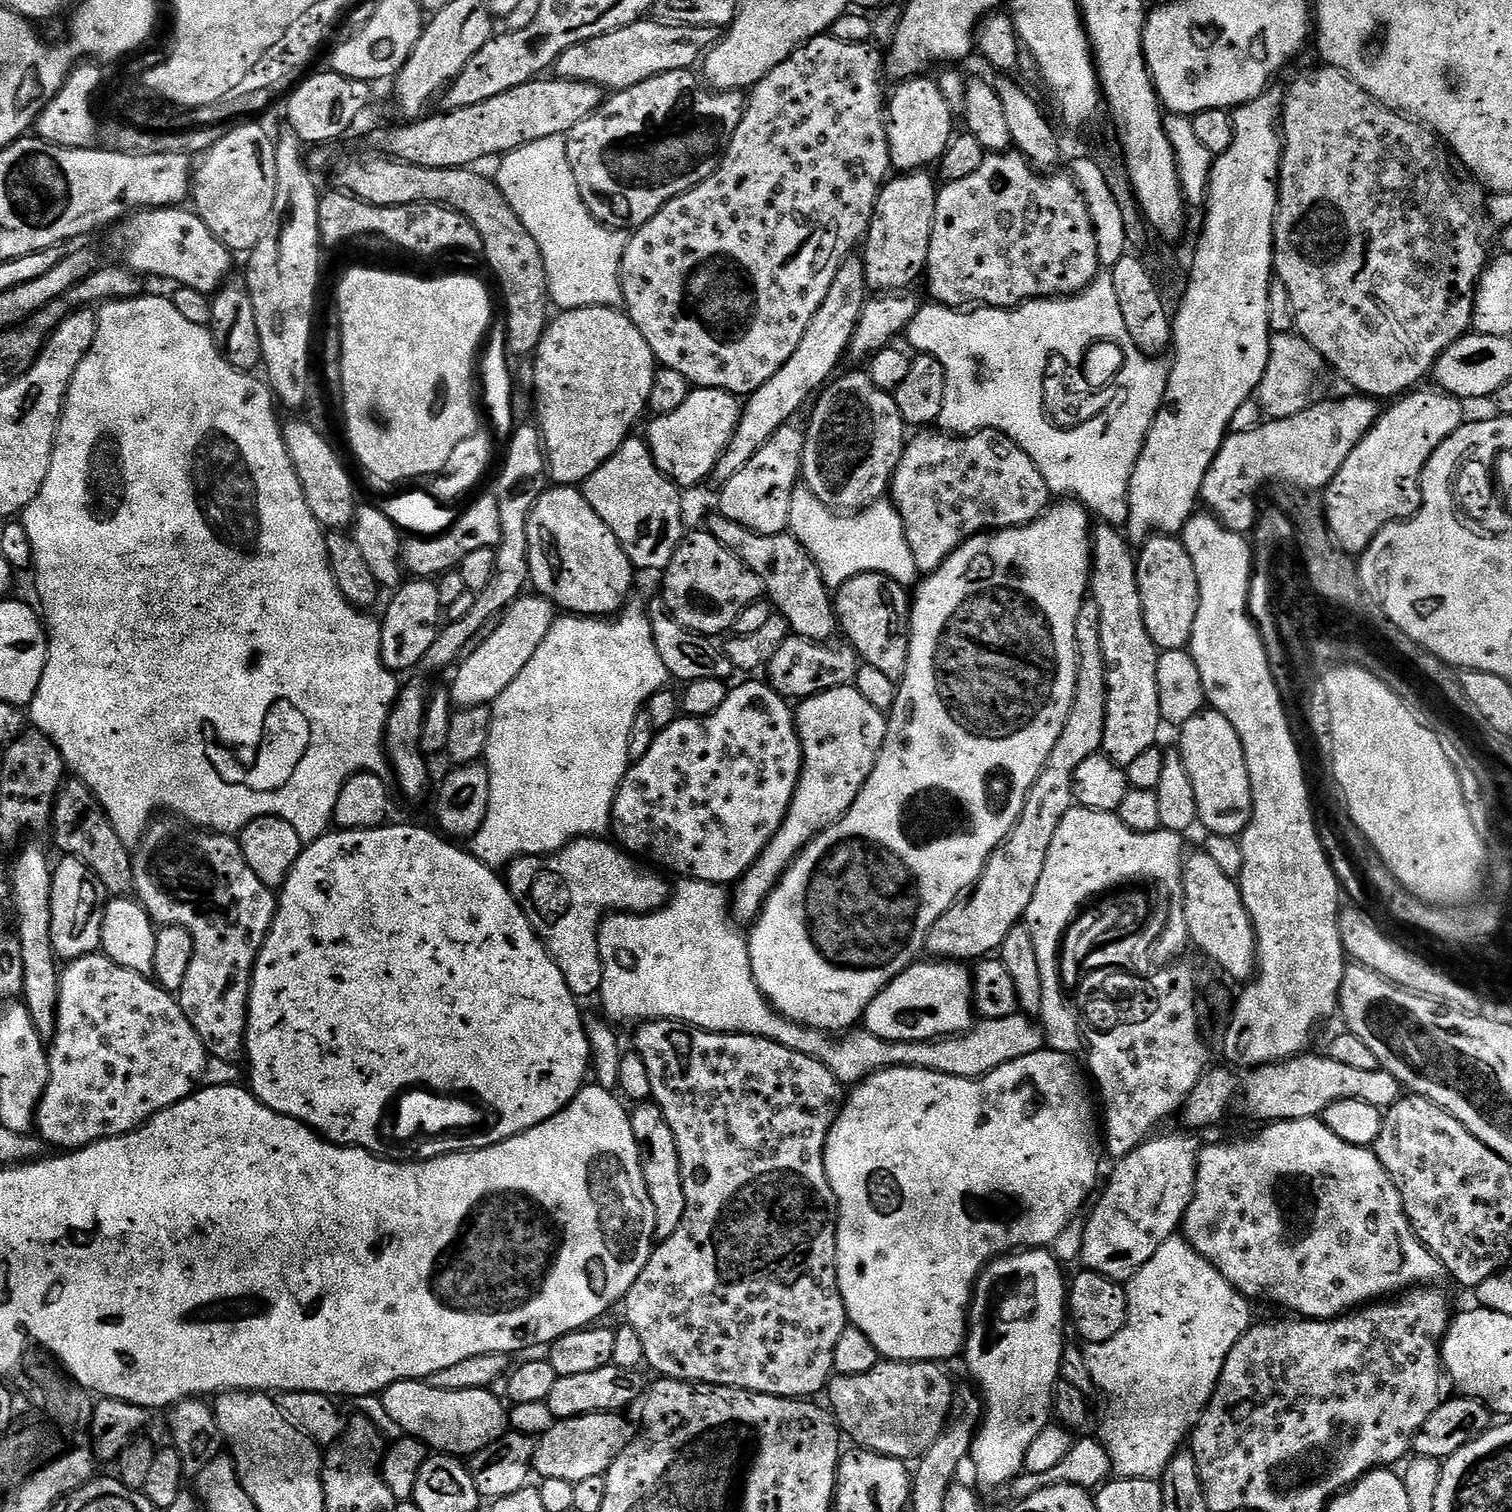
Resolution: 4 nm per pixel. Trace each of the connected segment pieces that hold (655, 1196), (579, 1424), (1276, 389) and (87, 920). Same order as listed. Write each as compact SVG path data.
M640 1102L631 1109L632 1129L640 1151L640 1165L644 1171L650 1200L654 1202L654 1218L656 1219L657 1241L670 1238L674 1230L682 1222L686 1214L686 1194L684 1182L680 1177L680 1155L674 1142L674 1134L662 1114L662 1110L654 1102Z
M595 1412L589 1416L556 1420L551 1430L539 1437L534 1461L535 1475L545 1480L562 1478L562 1482L571 1484L582 1482L582 1478L603 1476L616 1455L628 1445L630 1431L624 1418L615 1412Z
M1273 333L1266 374L1256 391L1257 401L1260 400L1269 419L1293 417L1311 405L1323 372L1326 372L1326 365L1321 355L1299 333Z
M71 854L65 855L63 859L60 865L55 865L52 873L50 934L52 949L56 951L57 957L61 961L71 962L83 956L93 955L100 948L106 896L100 887L100 880L94 870L86 866L86 862Z

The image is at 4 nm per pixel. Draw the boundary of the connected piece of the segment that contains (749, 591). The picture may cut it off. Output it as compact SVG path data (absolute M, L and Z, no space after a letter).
M707 530L689 531L685 535L676 548L674 558L670 558L668 567L663 569L663 576L662 599L668 608L668 614L688 631L699 632L701 636L709 638L719 637L719 632L724 632L727 628L728 631L735 629L736 620L741 614L765 595L764 583L760 581L758 574L747 568L733 552L726 550L726 546L722 546L722 542L718 542L718 538L714 538Z

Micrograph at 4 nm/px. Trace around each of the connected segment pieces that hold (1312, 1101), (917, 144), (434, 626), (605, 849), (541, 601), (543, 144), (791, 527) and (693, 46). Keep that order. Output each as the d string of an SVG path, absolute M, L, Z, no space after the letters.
M1301 1054L1293 1056L1291 1060L1280 1060L1277 1064L1261 1064L1259 1068L1245 1071L1241 1084L1231 1067L1209 1067L1198 1086L1188 1095L1182 1109L1182 1117L1189 1124L1187 1127L1208 1128L1218 1123L1227 1114L1239 1088L1245 1110L1254 1119L1264 1120L1260 1122L1320 1118L1327 1108L1339 1100L1366 1102L1381 1110L1387 1110L1400 1101L1402 1085L1398 1078L1394 1078L1394 1074L1385 1072L1383 1068L1358 1070L1345 1066L1343 1062L1334 1062L1334 1058L1327 1054L1312 1055Z
M913 78L897 83L896 93L893 96L891 93L886 104L892 168L900 174L935 165L948 149L948 143L954 135L952 108L948 105L943 90L934 81L924 79L928 78Z
M416 578L407 582L395 591L396 596L381 619L380 653L383 664L397 674L402 670L414 670L419 667L426 651L437 638L444 612L440 587L435 581Z
M604 838L569 840L561 852L554 852L550 856L520 856L506 869L506 883L512 897L526 914L532 929L539 934L540 941L555 960L558 970L562 970L572 995L577 998L595 997L604 985L598 934L600 921L605 915L659 912L670 899L670 884L668 888L667 882L659 876L659 871L647 872L639 859L633 858L615 843L607 844L606 841Z
M525 594L514 601L499 617L500 625L496 629L493 627L480 640L478 650L468 652L459 661L455 669L456 677L450 683L453 705L478 708L491 705L491 700L499 701L506 686L510 686L510 682L514 682L514 678L518 678L518 674L526 670L526 662L534 658L534 652L538 650L538 646L542 646L550 626L557 618L558 612L552 601L539 594Z
M551 136L550 138L542 138L538 142L530 142L518 150L504 153L499 164L500 169L498 169L497 172L494 172L495 182L502 190L502 194L506 198L506 202L510 202L510 206L514 210L514 214L518 214L518 218L522 218L522 226L526 226L526 230L530 230L530 235L534 237L534 242L538 242L538 250L542 250L542 262L546 266L546 278L548 279L549 301L556 303L562 310L570 308L617 307L617 305L619 305L624 299L622 286L620 285L620 263L622 262L624 251L628 245L629 233L619 228L607 228L602 222L598 222L594 218L594 214L590 214L590 210L586 206L586 202L582 202L582 194L578 190L578 182L574 182L574 170L570 170L567 139L565 139L564 136Z
M798 486L794 490L794 498L790 502L788 532L811 554L829 589L841 588L850 578L867 572L880 572L905 586L917 583L916 563L906 542L902 518L898 514L880 516L880 507L879 503L874 503L863 512L855 513L856 544L848 544L849 517L826 507L806 486Z
M645 18L636 20L625 28L615 28L598 38L590 38L570 46L570 50L556 59L554 72L561 80L590 82L605 90L621 92L658 74L695 69L716 43L717 29L661 24L655 18Z

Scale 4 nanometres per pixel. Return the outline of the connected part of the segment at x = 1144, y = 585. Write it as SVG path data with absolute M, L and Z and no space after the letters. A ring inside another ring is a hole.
M1153 534L1139 545L1136 562L1138 590L1146 630L1161 652L1187 649L1192 642L1194 622L1198 618L1200 591L1194 574L1194 562L1186 554L1183 539L1172 534Z

